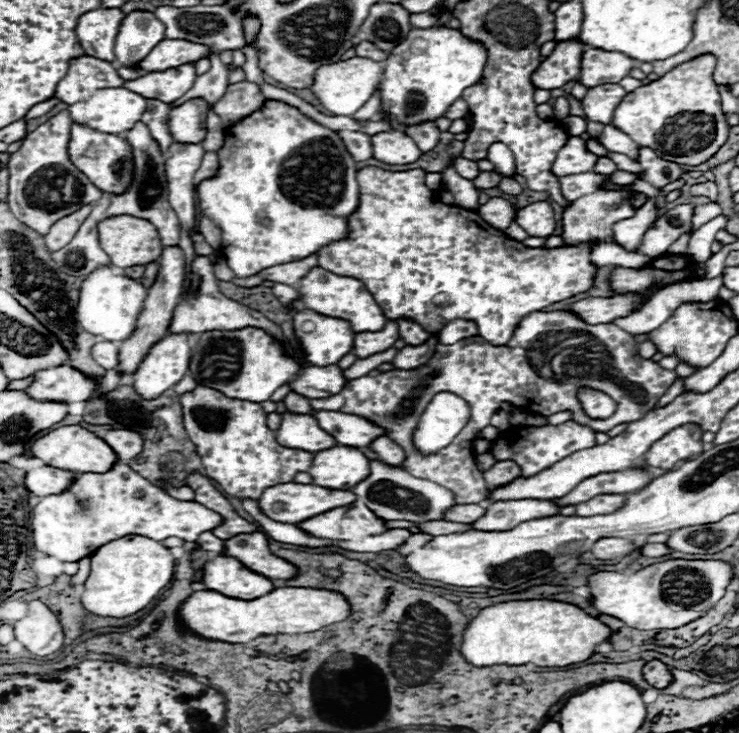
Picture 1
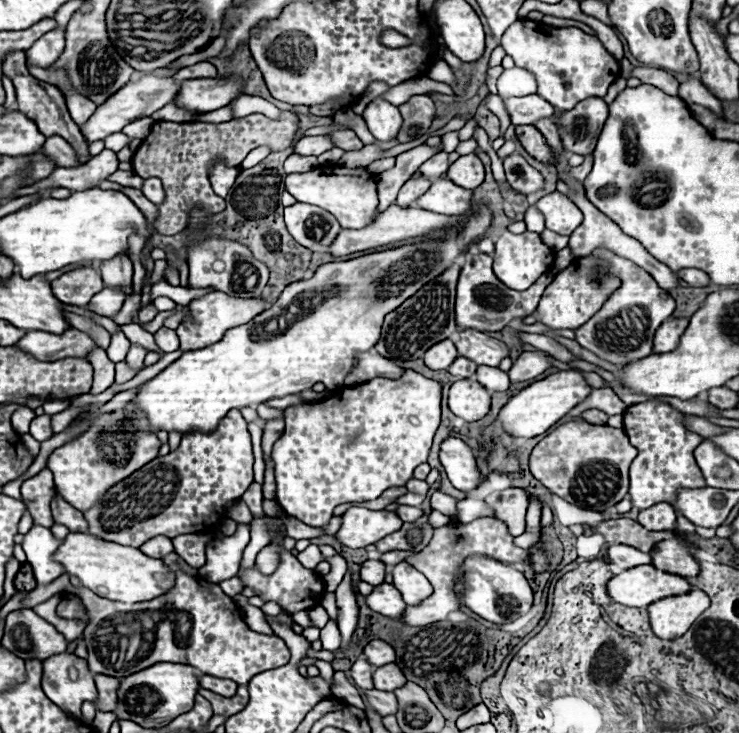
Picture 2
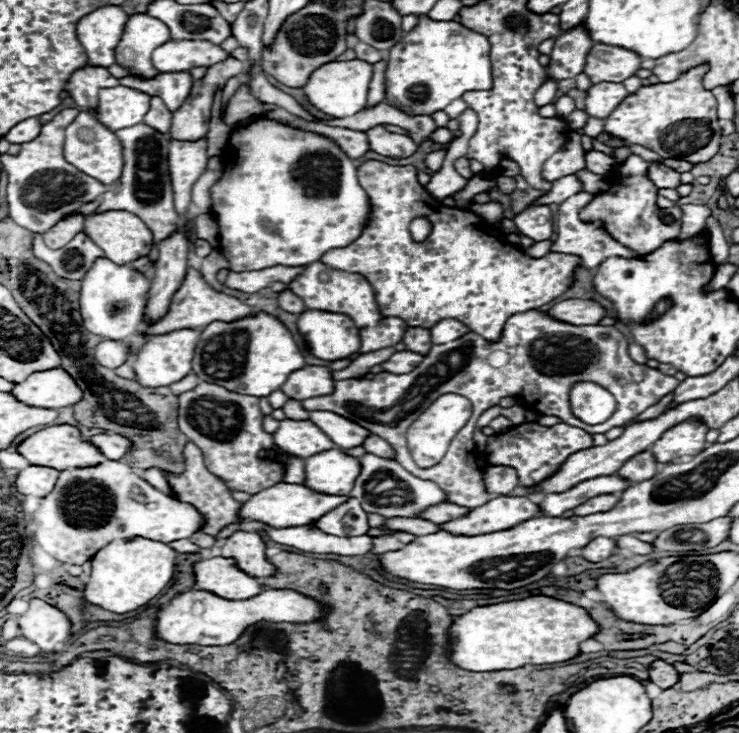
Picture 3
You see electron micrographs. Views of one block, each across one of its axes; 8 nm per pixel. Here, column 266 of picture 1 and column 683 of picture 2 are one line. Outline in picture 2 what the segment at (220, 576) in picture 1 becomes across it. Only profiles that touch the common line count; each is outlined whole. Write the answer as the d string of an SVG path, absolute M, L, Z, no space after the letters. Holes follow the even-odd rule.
M652 564L628 568L610 578L606 584L612 600L628 608L646 608L660 598L686 594L690 588L692 586L686 582L686 578L660 572Z

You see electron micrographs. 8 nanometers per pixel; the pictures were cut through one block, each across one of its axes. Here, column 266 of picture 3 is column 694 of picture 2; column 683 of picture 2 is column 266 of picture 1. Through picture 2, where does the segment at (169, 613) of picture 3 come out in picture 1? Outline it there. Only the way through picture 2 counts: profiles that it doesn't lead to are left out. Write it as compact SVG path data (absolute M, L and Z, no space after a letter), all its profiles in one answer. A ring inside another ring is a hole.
M282 586L266 594L264 598L256 598L256 602L240 602L236 598L224 598L224 594L216 594L212 590L194 592L182 606L180 618L188 628L196 634L222 640L222 642L250 642L262 634L304 634L314 632L324 626L344 622L350 618L352 606L350 602L336 590L324 588L298 588L298 586Z

